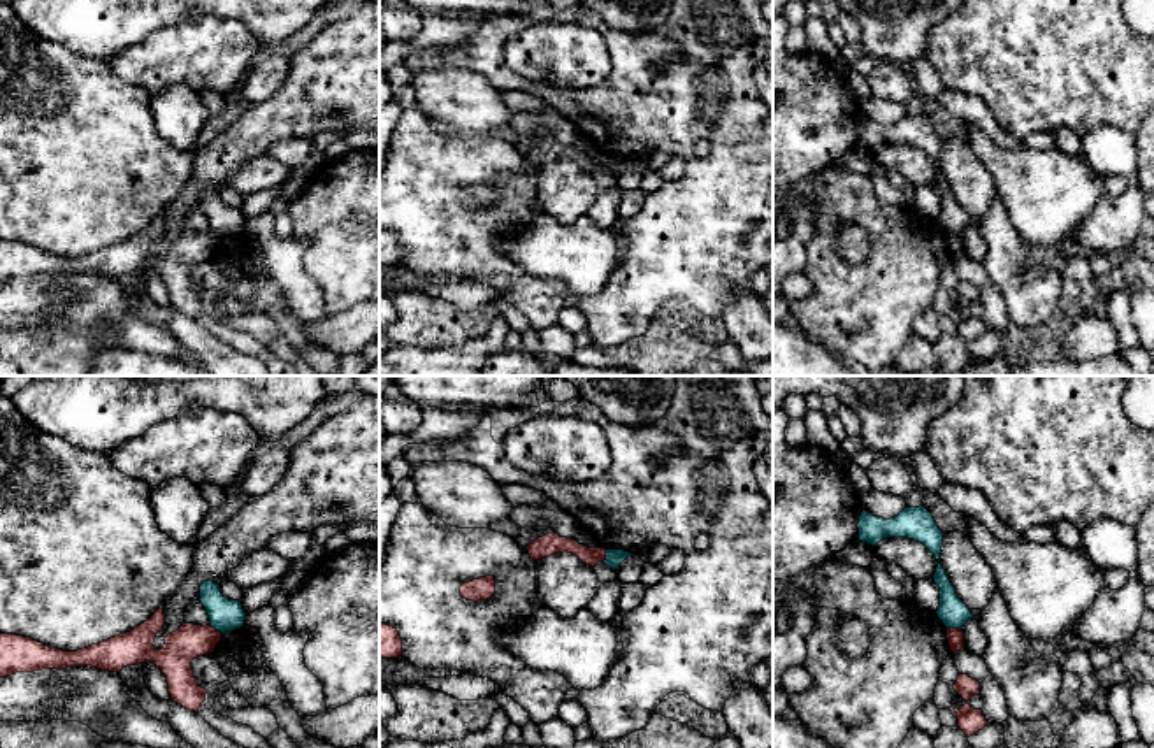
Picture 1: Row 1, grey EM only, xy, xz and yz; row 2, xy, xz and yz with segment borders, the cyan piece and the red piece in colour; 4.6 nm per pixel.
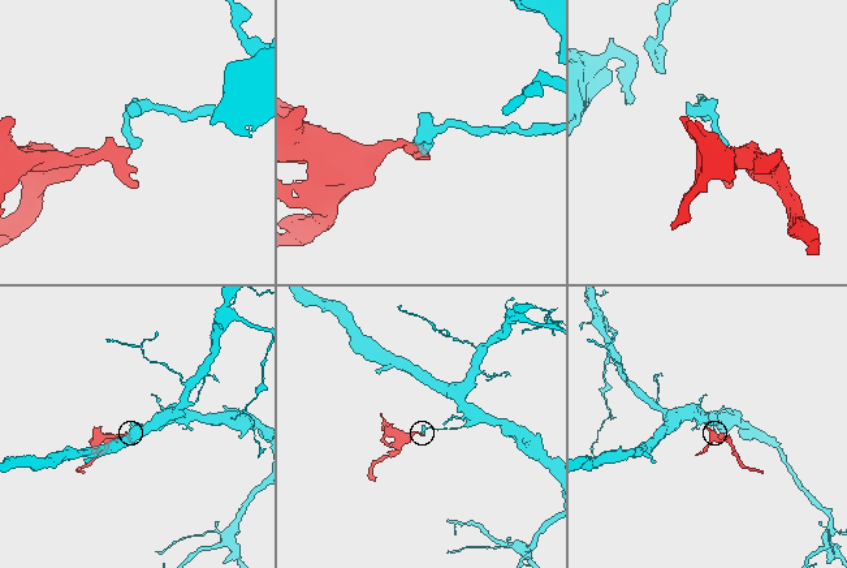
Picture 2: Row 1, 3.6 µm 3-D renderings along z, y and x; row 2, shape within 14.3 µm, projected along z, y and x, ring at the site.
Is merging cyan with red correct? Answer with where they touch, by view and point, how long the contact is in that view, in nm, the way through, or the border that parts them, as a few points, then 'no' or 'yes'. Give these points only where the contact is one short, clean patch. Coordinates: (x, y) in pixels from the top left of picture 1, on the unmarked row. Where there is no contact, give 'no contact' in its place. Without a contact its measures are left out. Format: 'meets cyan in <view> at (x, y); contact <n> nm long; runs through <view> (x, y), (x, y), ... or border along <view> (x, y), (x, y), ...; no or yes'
meets cyan in yz at (954, 234); contact 60 nm long; border along yz (947, 234), (959, 236); no

